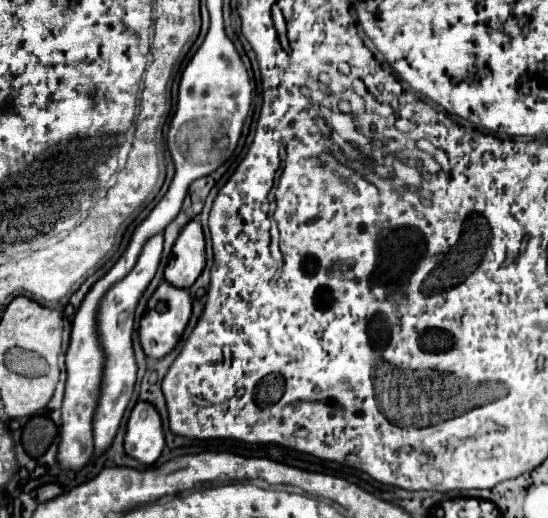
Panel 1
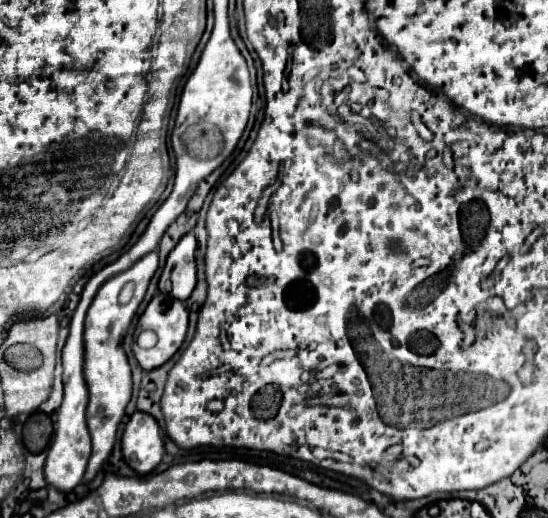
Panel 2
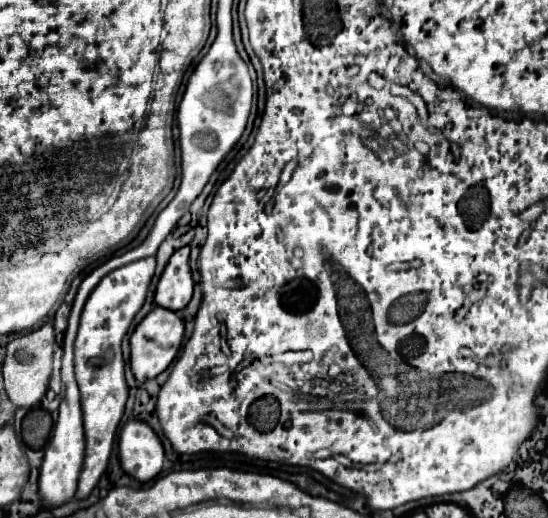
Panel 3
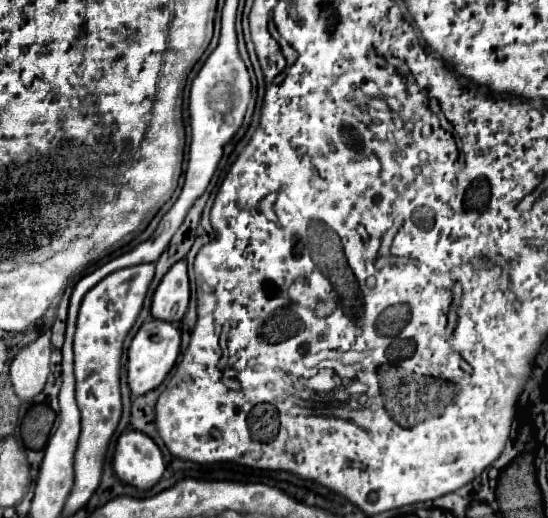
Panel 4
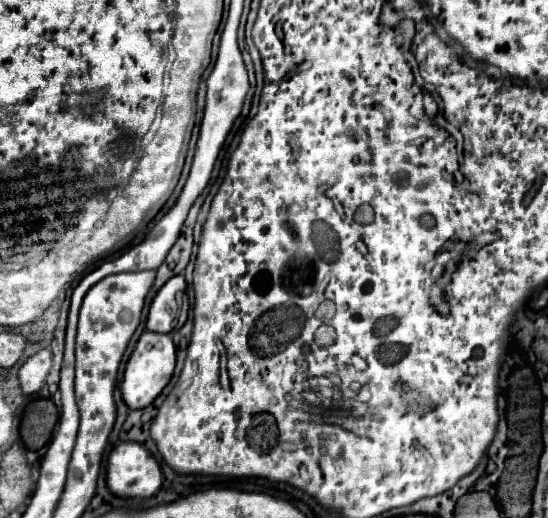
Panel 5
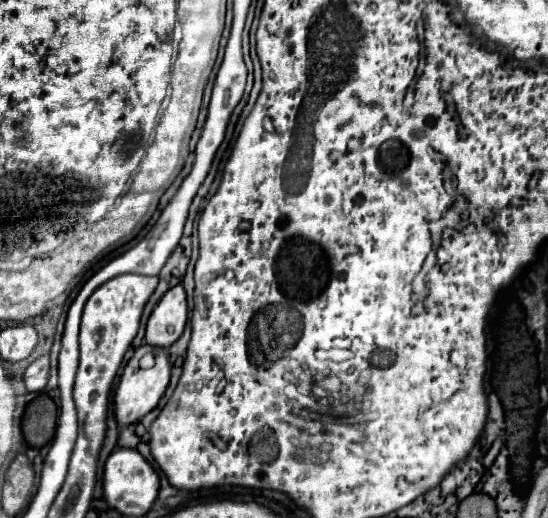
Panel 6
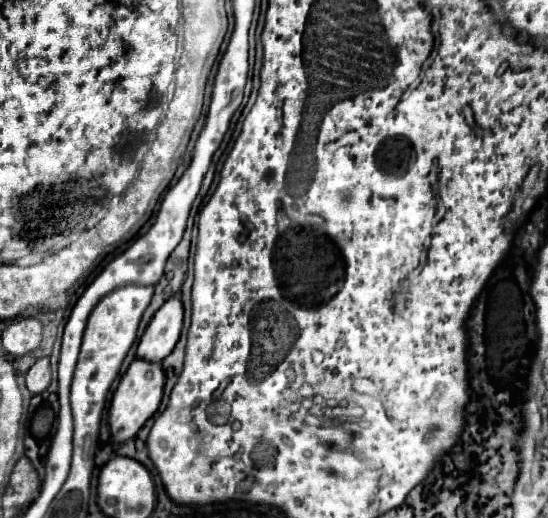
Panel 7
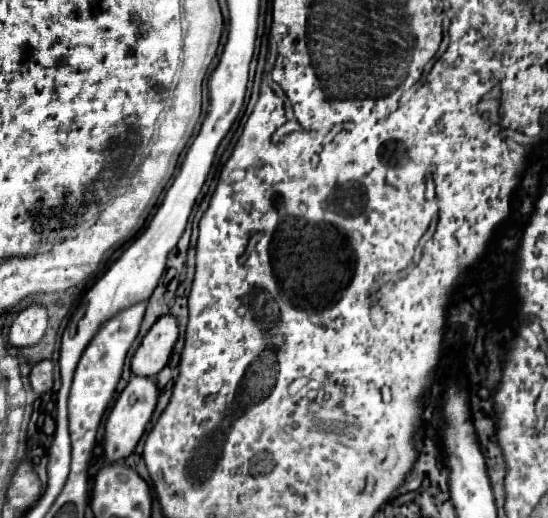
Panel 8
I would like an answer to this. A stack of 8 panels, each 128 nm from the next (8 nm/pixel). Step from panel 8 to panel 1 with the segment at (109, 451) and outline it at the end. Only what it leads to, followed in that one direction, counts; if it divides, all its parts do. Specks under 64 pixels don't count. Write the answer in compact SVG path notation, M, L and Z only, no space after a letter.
M162 282L156 288L156 292L152 294L152 298L148 300L146 314L140 320L140 342L142 342L144 354L150 358L166 356L180 340L180 336L190 320L190 314L192 314L192 298L190 298L188 290L170 286L168 282Z

